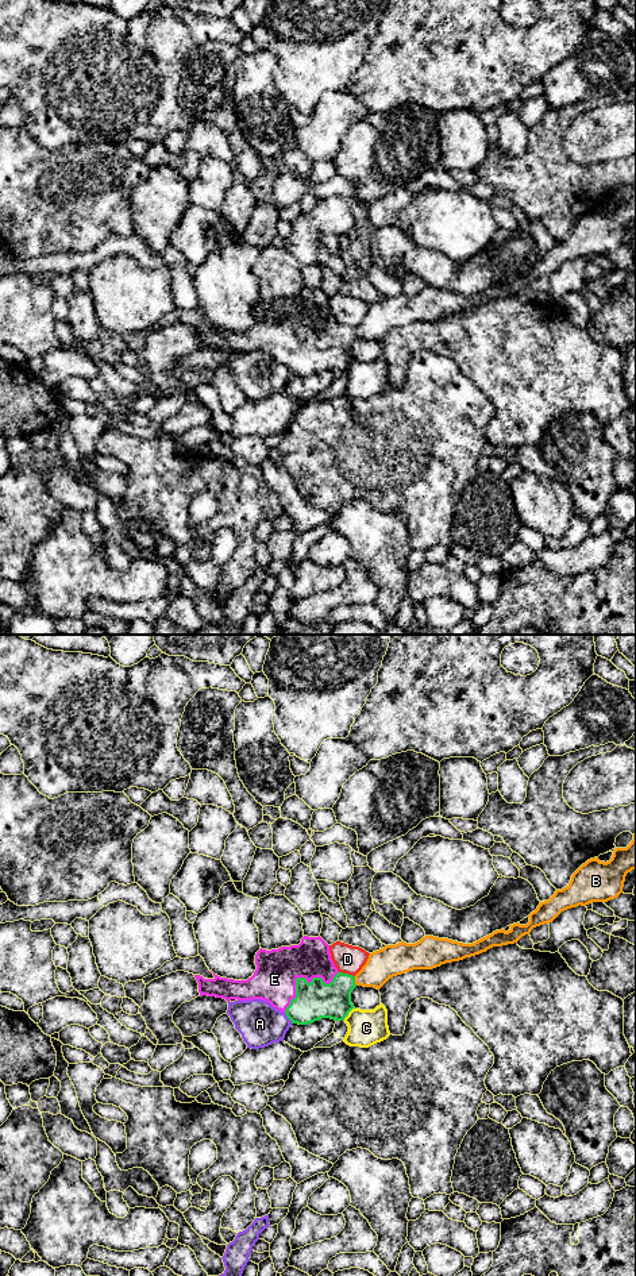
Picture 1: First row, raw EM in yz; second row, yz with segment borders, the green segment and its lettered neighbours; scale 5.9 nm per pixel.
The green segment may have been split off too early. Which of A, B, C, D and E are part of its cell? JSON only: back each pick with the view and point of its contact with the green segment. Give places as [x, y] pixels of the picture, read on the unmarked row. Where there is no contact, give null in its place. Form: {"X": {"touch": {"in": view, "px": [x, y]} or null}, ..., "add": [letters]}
{"B": {"touch": {"in": "yz", "px": [354, 332]}}, "E": {"touch": {"in": "yz", "px": [301, 330]}}, "add": ["B", "E"]}

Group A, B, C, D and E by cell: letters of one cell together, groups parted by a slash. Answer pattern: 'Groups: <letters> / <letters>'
Groups: A / B E / C / D

